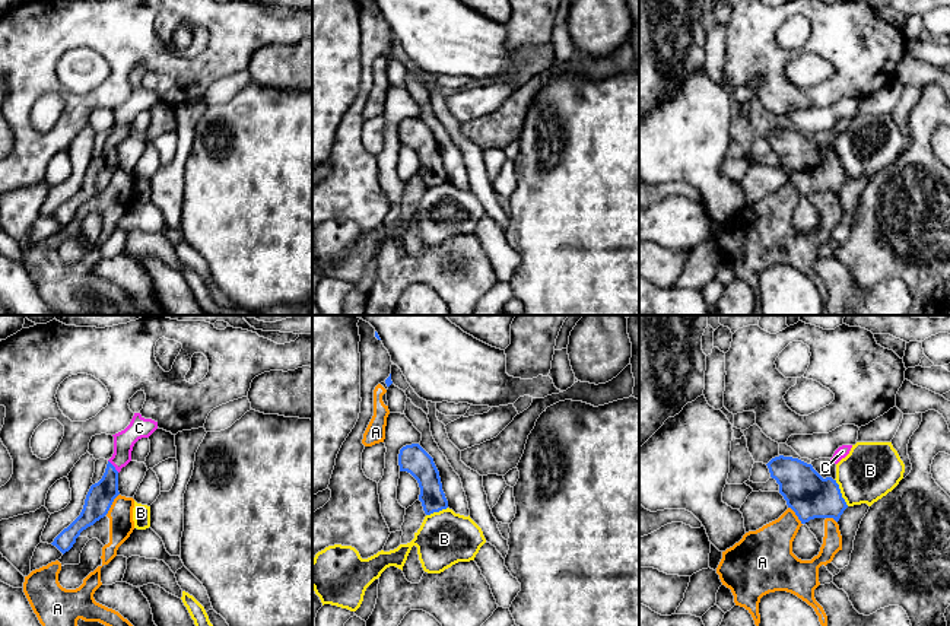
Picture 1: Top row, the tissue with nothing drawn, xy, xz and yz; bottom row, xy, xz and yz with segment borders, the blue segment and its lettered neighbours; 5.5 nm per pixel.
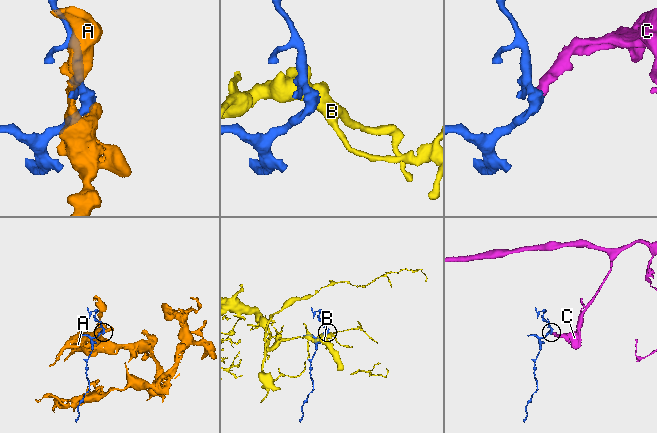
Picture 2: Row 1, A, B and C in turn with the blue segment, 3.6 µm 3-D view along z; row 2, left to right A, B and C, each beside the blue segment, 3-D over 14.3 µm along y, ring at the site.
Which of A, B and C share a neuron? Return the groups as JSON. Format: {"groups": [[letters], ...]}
{"groups": [["A"], ["B"], ["C"]]}

